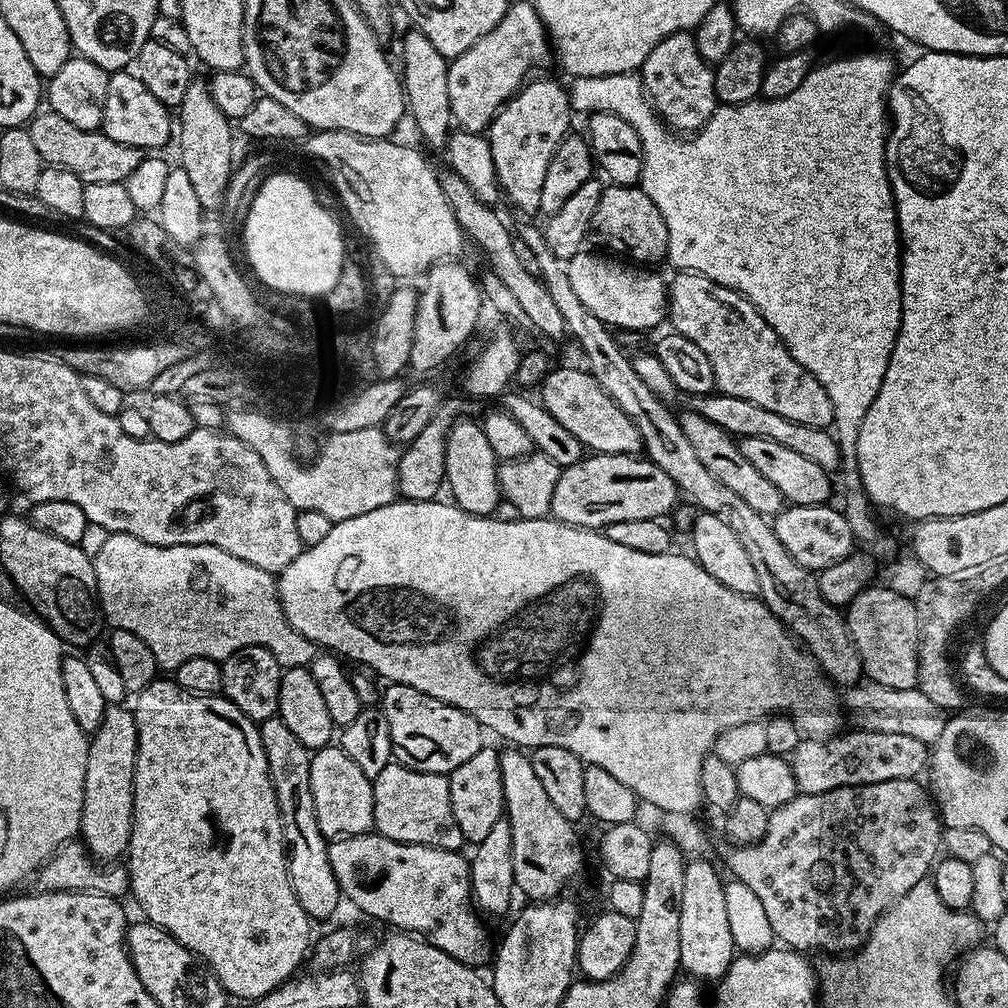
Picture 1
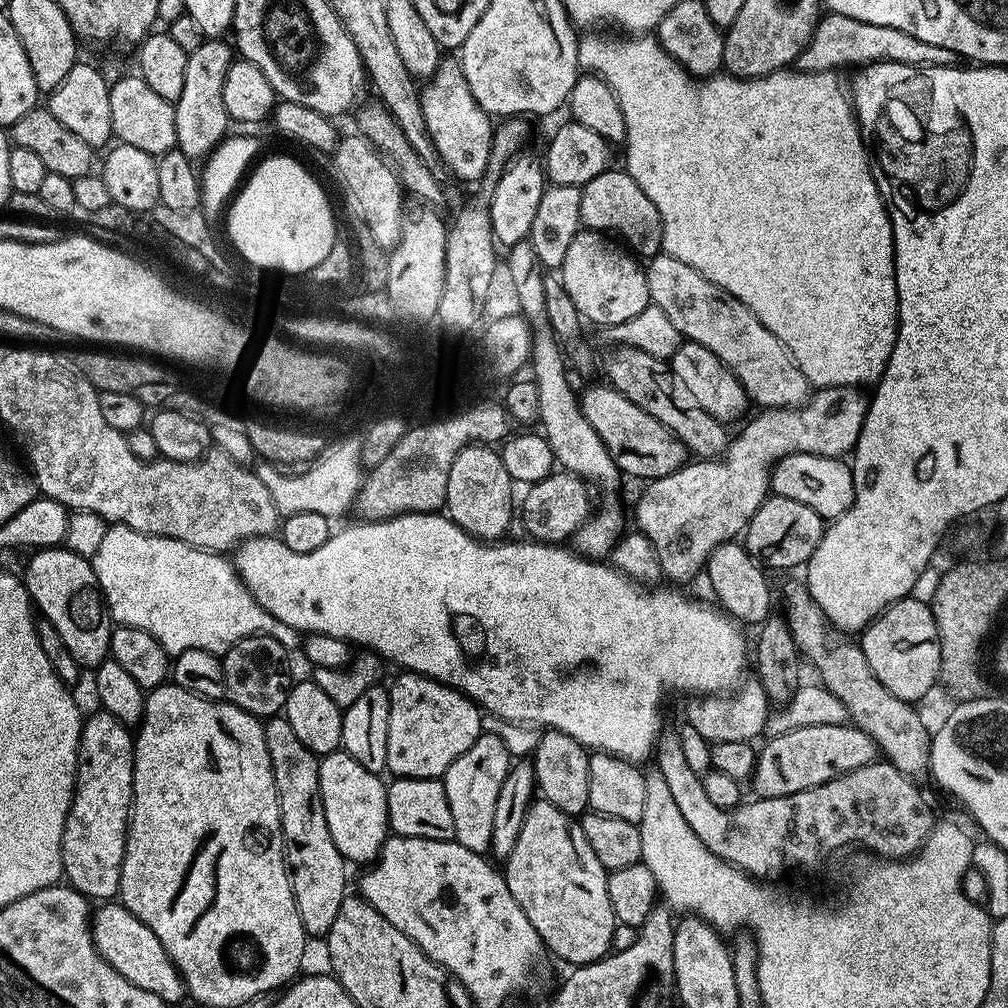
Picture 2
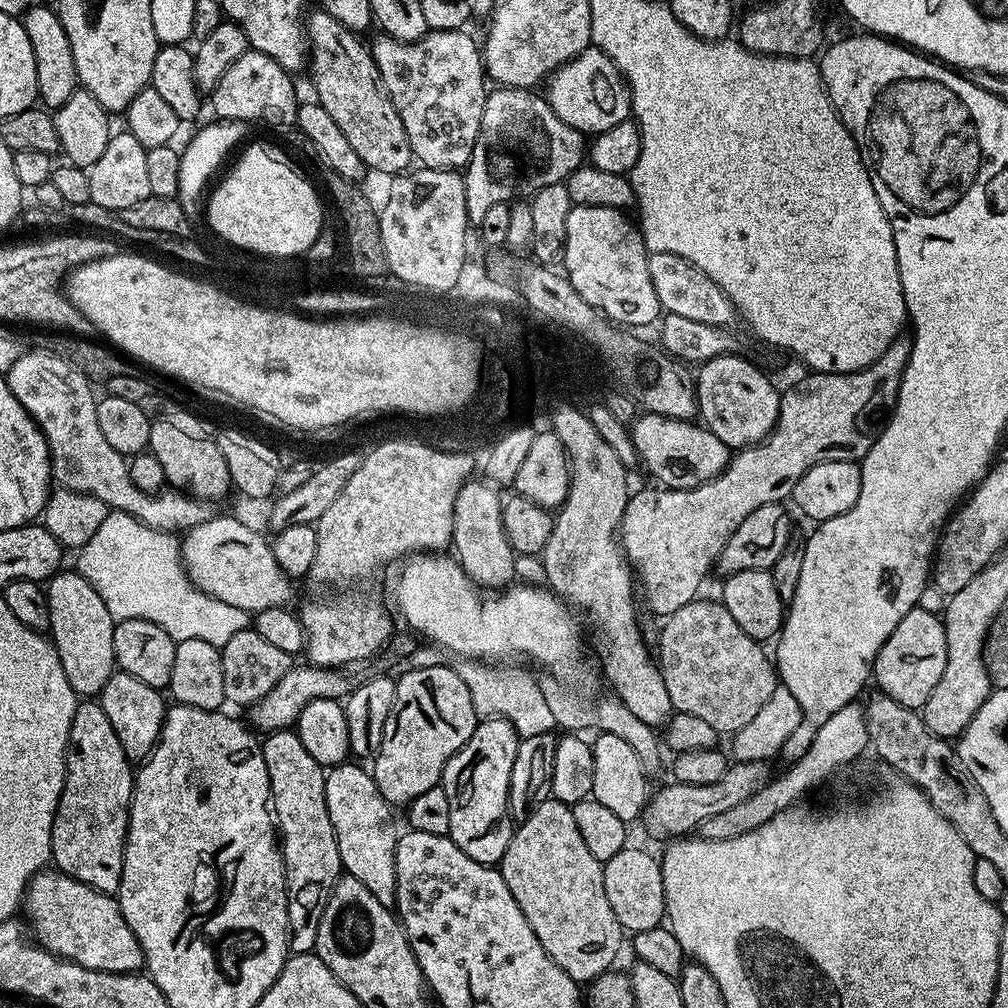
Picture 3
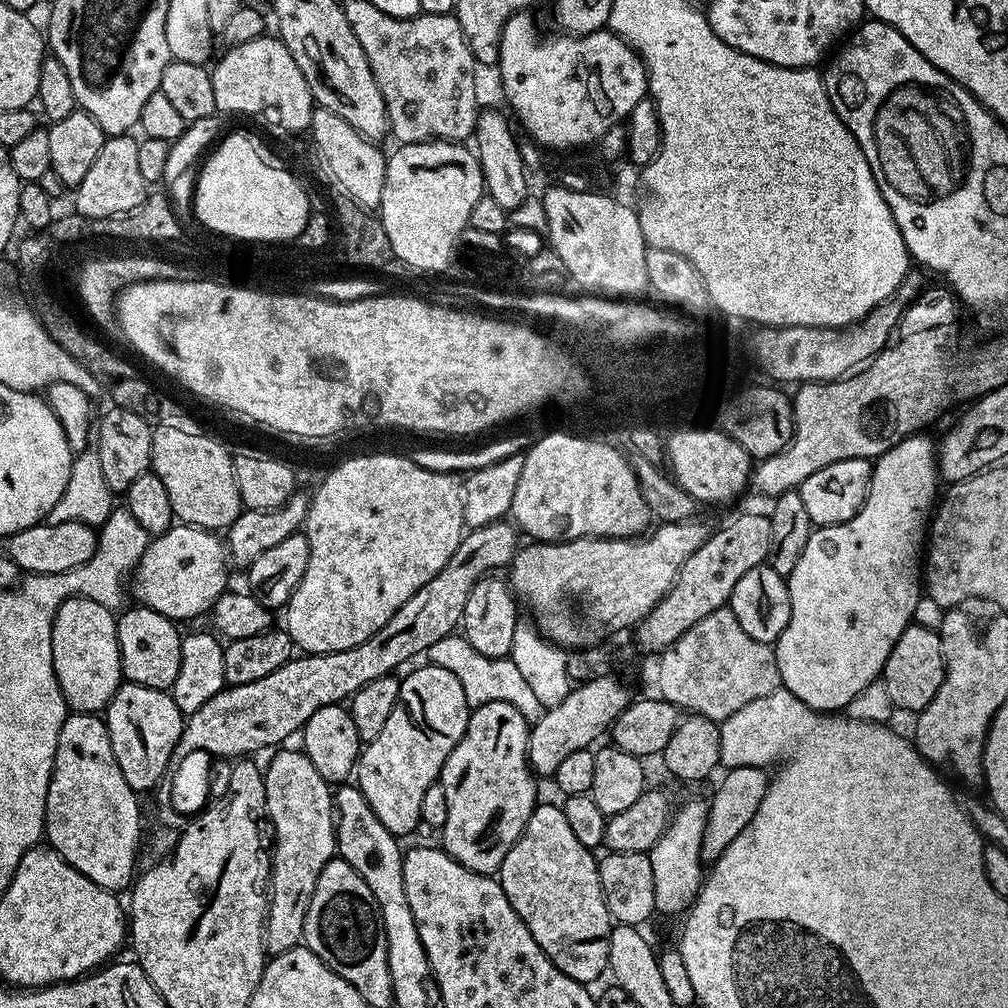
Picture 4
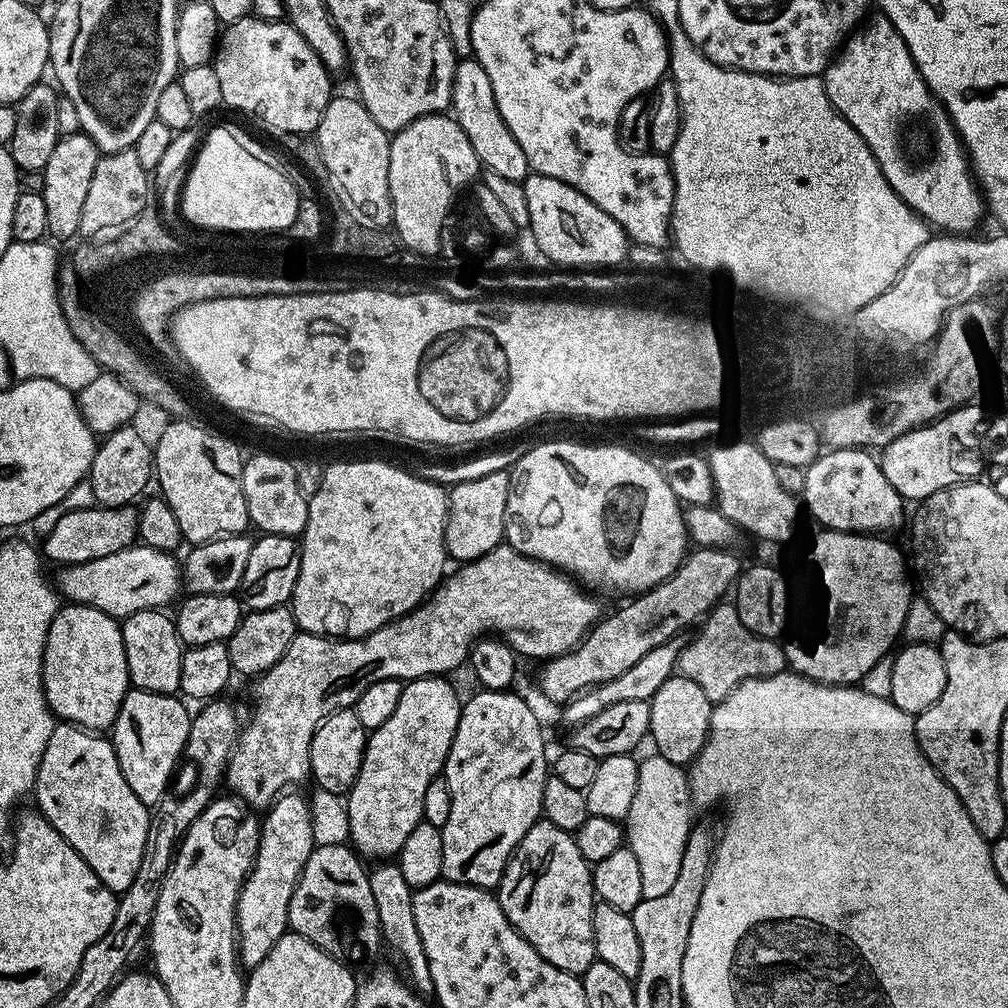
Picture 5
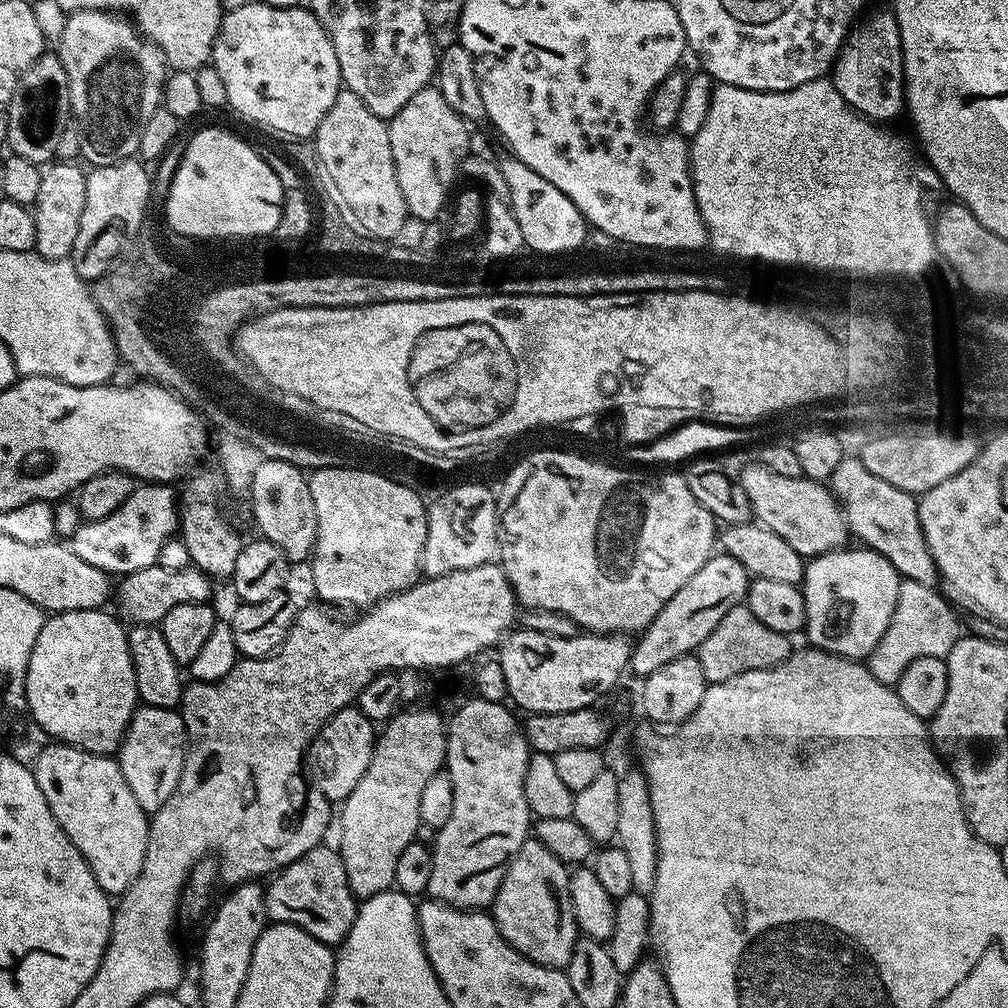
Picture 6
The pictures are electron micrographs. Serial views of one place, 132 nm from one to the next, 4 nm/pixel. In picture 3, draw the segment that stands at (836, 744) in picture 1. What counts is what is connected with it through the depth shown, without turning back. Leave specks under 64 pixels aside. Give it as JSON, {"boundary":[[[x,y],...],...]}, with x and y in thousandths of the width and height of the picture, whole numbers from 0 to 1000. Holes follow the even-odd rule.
{"boundary":[[[735,754],[723,757],[720,768],[712,776],[703,778],[676,778],[666,776],[646,789],[643,799],[639,801],[637,818],[651,833],[662,834],[664,831],[679,831],[689,826],[700,812],[708,812],[708,808],[717,808],[732,800],[732,796],[740,796],[744,788],[752,788],[761,780],[764,767],[763,759],[756,754]]]}

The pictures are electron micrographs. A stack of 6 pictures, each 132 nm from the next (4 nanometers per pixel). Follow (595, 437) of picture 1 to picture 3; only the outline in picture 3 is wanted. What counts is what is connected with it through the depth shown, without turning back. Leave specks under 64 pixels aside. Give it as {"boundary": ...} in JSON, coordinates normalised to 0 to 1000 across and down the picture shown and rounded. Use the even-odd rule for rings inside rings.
{"boundary":[[[633,413],[630,414],[631,422],[626,422],[625,432],[634,459],[639,459],[644,470],[651,475],[648,477],[654,478],[658,483],[691,484],[701,476],[707,476],[721,462],[724,445],[712,438],[712,435],[708,435],[701,423],[695,423],[687,417],[670,417],[660,413]]]}

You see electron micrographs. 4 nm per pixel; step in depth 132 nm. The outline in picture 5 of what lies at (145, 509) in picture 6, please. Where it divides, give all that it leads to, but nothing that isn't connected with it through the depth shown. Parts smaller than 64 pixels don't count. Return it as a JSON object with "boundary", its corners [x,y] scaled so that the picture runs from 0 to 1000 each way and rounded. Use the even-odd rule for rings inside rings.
{"boundary":[[[92,502],[87,505],[70,506],[58,515],[50,530],[42,534],[42,548],[47,555],[49,552],[56,562],[80,560],[93,554],[105,554],[105,550],[117,550],[117,546],[128,544],[130,540],[136,539],[138,527],[139,510],[131,502],[126,504]]]}

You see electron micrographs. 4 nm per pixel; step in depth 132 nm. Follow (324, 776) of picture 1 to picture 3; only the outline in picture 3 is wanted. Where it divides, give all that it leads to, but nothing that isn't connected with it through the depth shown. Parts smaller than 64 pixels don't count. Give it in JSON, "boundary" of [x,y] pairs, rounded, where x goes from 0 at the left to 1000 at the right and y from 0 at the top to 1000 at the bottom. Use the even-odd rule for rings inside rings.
{"boundary":[[[353,756],[334,758],[332,762],[324,763],[321,771],[323,780],[323,804],[327,808],[327,819],[331,819],[331,827],[335,835],[338,862],[344,868],[350,869],[375,891],[375,895],[389,899],[393,895],[393,813],[389,811],[390,799],[379,792],[379,784],[371,776],[368,765],[364,761],[356,762]]]}

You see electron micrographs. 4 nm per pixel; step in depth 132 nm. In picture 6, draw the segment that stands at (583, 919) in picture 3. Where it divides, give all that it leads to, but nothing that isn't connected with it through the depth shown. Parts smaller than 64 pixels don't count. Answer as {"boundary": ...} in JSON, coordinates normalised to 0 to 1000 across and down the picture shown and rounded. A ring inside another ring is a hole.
{"boundary":[[[525,831],[518,843],[510,847],[498,871],[498,879],[486,898],[486,908],[492,914],[498,931],[502,931],[502,935],[510,938],[514,946],[543,960],[563,961],[565,946],[569,946],[573,932],[571,912],[565,895],[564,868],[562,858],[550,847],[546,847],[538,835]]]}

